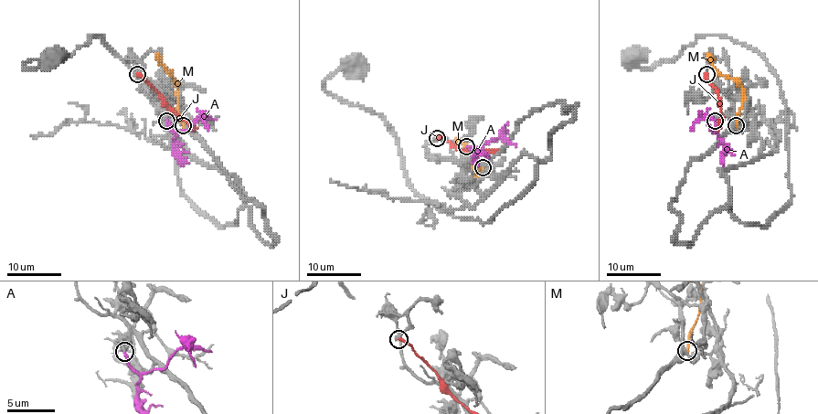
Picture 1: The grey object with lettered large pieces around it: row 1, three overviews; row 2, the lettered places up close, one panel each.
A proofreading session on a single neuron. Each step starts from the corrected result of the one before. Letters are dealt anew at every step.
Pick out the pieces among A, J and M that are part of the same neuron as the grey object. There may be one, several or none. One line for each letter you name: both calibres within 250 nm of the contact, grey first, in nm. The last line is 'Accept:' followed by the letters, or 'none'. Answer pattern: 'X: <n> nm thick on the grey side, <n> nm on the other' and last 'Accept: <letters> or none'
A: 200 nm thick on the grey side, 200 nm on the other
Accept: A

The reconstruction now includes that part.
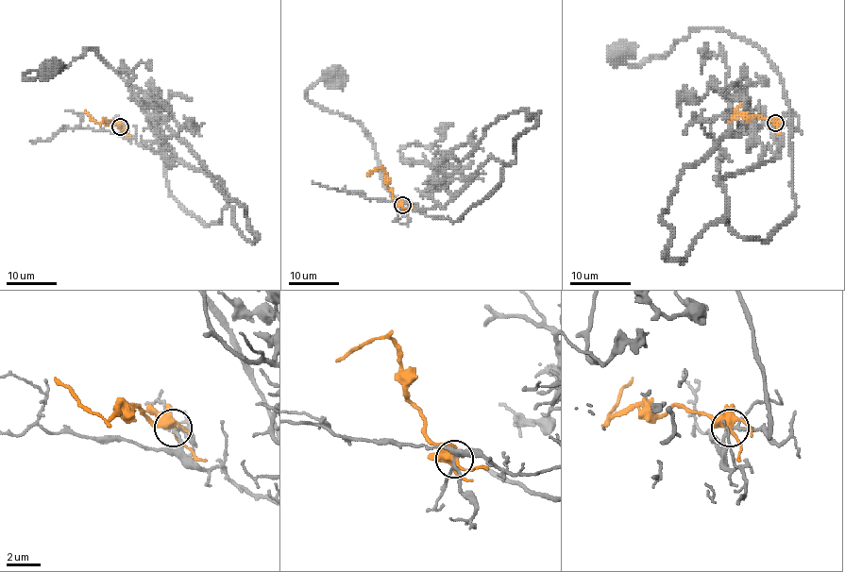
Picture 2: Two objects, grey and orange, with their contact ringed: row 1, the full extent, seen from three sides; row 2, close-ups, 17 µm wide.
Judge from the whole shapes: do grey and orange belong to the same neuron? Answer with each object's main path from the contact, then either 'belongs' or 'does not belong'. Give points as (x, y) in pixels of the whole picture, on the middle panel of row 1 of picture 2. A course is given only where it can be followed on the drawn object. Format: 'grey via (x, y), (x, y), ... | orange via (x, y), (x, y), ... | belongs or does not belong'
grey via (402, 205), (445, 207), (490, 158), (509, 165), (457, 220), (408, 207), (370, 136), (305, 94), (332, 75) | orange via (402, 205), (387, 185), (385, 173), (381, 169), (366, 175) | does not belong

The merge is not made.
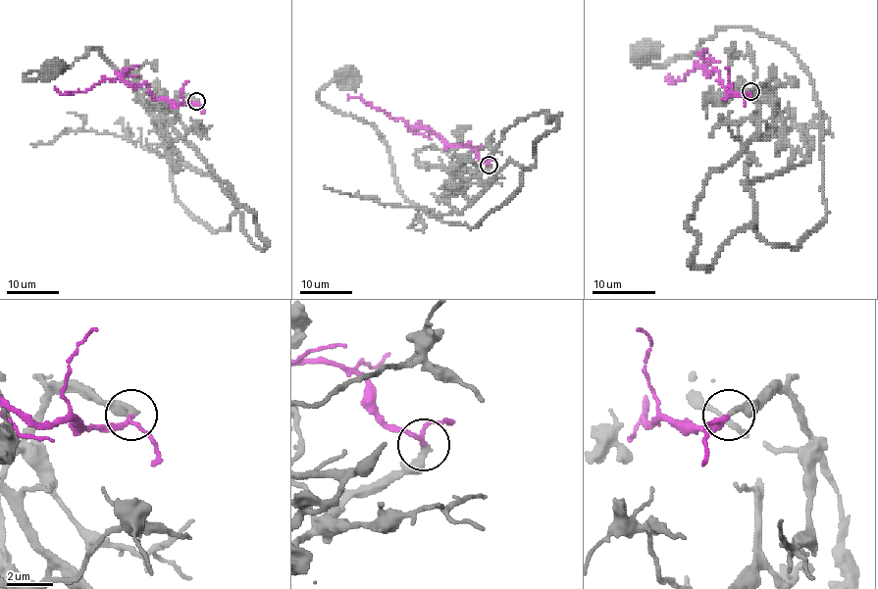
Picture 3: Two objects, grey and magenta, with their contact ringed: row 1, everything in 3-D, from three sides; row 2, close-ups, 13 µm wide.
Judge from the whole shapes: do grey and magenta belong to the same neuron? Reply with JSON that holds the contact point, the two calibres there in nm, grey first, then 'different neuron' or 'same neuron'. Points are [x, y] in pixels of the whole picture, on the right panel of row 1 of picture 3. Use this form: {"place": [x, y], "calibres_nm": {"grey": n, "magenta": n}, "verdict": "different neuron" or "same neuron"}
{"place": [750, 91], "calibres_nm": {"grey": 280, "magenta": 170}, "verdict": "same neuron"}

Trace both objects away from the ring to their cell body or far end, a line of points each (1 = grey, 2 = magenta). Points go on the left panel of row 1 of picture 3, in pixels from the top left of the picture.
1: (196, 101), (180, 96), (167, 140), (224, 181), (230, 228), (183, 208), (98, 48), (24, 76), (53, 68)
2: (196, 101), (184, 104), (156, 99), (147, 84), (132, 87), (120, 77), (66, 93), (54, 88)

